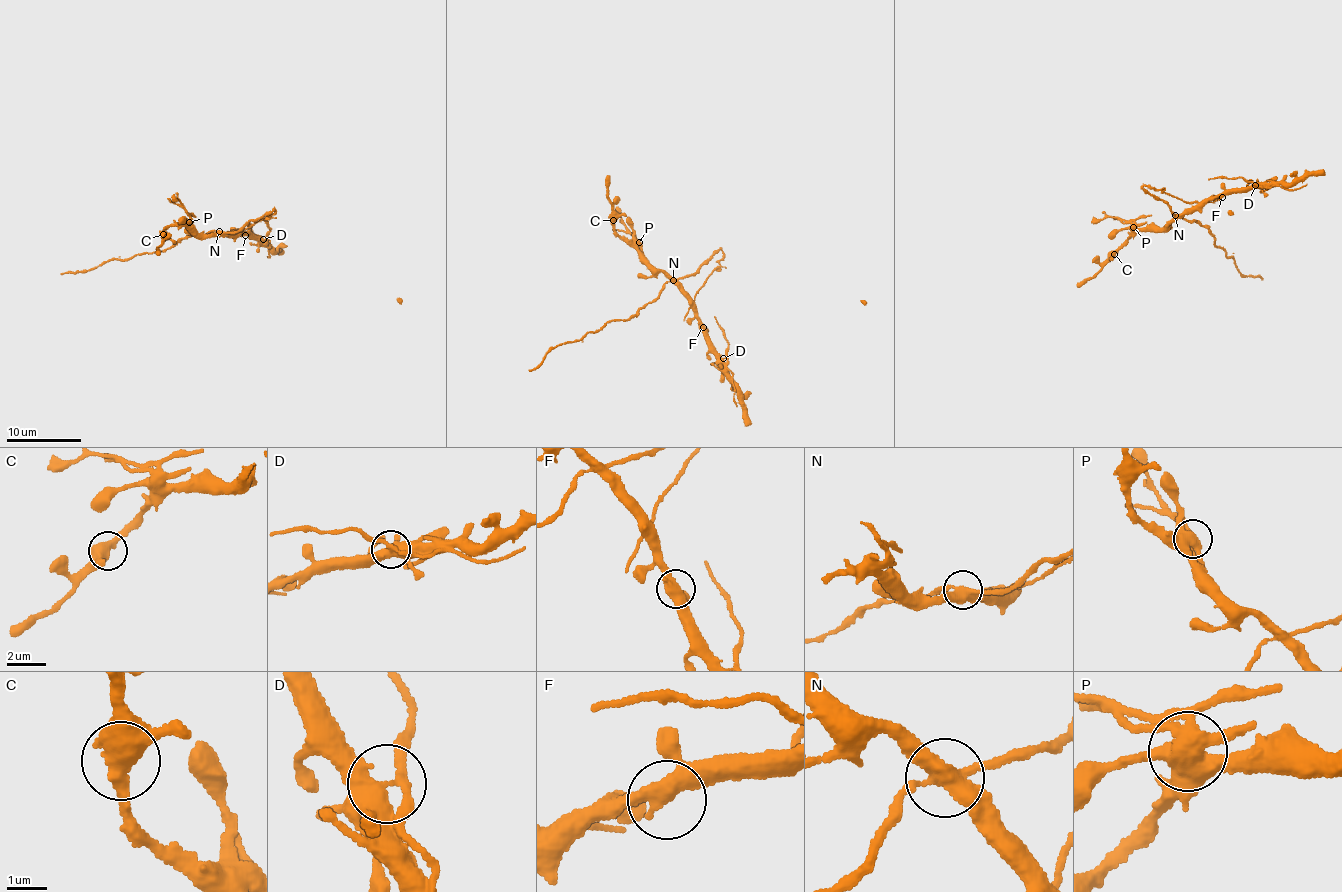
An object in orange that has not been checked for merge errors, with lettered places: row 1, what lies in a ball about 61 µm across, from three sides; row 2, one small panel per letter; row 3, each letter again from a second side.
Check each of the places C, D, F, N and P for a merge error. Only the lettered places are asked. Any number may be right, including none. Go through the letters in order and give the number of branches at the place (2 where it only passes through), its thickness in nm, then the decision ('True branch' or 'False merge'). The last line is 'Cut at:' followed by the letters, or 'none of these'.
C: Branches: 3. Thickness 440 nm. True branch
D: Branches: 3. Thickness 400 nm. False merge
F: Branches: 3. Thickness 380 nm. True branch
N: Branches: 4. Thickness 380 nm. False merge
P: Branches: 6. Thickness 440 nm. False merge
Cut at: D, N, P

